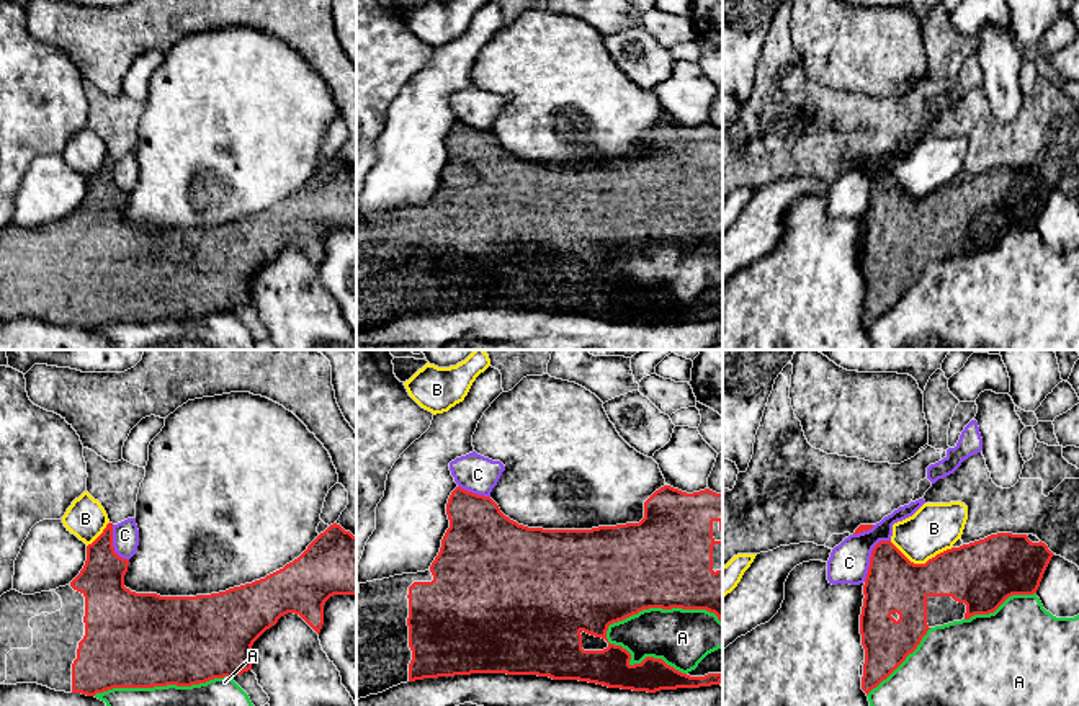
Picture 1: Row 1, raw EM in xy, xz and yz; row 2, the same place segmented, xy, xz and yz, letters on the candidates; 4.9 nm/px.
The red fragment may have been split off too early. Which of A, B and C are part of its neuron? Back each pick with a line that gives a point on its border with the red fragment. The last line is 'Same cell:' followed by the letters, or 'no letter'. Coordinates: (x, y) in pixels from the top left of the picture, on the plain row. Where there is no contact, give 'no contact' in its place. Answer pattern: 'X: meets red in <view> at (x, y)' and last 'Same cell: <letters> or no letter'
Same cell: no letter

